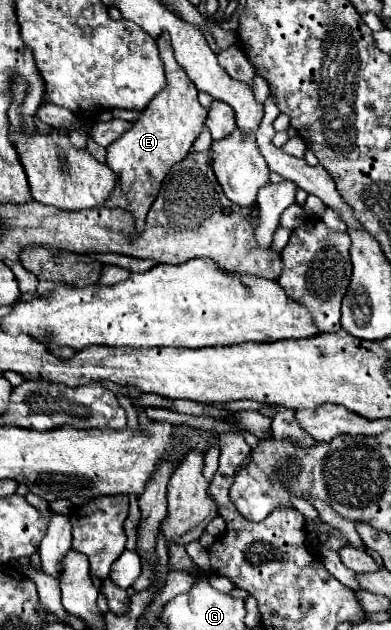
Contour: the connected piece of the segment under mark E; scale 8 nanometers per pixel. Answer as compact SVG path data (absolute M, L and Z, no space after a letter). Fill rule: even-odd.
M160 35L156 39L156 45L166 71L166 87L148 103L148 107L144 107L140 117L132 121L132 127L106 149L106 165L114 171L118 185L124 193L124 195L110 195L106 207L128 211L134 217L138 235L144 231L146 213L154 203L166 173L174 167L174 163L178 163L188 155L192 143L202 133L208 115L208 109L204 109L198 103L196 97L198 89L194 87L194 83L190 83L188 75L176 63L168 37Z

